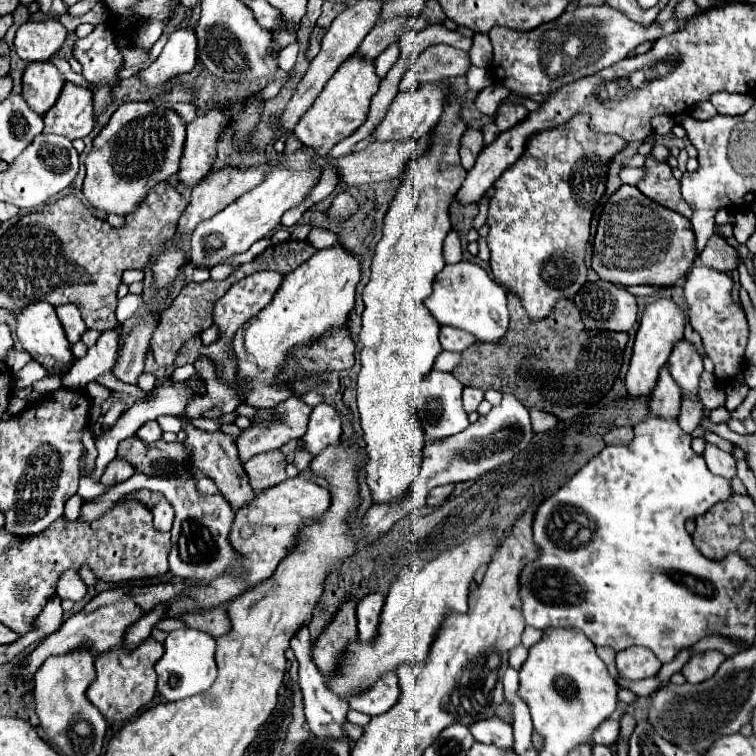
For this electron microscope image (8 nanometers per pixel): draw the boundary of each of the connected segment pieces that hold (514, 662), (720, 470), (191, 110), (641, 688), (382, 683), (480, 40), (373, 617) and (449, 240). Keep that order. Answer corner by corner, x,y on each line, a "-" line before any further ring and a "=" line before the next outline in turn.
518,645
518,647
514,647
512,651
510,651
510,665
514,667
514,669
520,669
522,667
522,663
526,661
526,657
528,657
528,649
524,647
524,645
=
706,445
706,451
704,451
704,459
706,459
706,465
708,469
714,473
714,475
720,475
724,477
726,481
732,481
732,477
736,475
736,461
730,453
718,449
716,445
=
176,103
171,106
177,114
186,122
189,123
196,118
196,108
190,103
=
648,677
648,679
642,679
642,681
628,681
628,679
620,679
618,681
620,685
624,685
624,687
628,687
630,691
634,691
636,695
652,695
660,685
662,685
662,681
658,679
658,677
=
386,673
380,681
376,681
366,693
350,699
350,709
356,709
366,715
382,715
392,709
400,697
398,677
396,673
=
476,33
476,35
474,35
474,45
472,45
472,49
470,49
470,59
472,59
472,65
478,65
478,67
488,67
492,57
493,47
490,45
488,35
484,35
484,33
=
370,593
358,601
356,619
358,619
358,637
362,641
374,639
382,605
384,605
384,595
380,595
380,593
=
452,229
448,237
444,239
444,259
446,263
458,263
462,259
462,247
460,247
460,233

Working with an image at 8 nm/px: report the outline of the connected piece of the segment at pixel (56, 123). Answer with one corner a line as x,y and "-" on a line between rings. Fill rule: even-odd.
66,83
54,109
44,115
44,133
82,139
94,127
94,101
92,91

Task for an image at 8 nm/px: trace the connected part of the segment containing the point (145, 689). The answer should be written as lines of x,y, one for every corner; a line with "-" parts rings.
144,639
136,651
120,653
120,649
106,651
96,657
96,679
86,691
86,699
104,715
108,723
124,723
132,719
144,705
156,695
156,671
154,665
162,657
162,643

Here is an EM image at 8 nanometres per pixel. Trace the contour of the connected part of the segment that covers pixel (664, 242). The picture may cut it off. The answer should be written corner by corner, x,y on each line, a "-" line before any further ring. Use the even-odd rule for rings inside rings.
622,185
608,199
594,237
592,271
614,285
676,285
688,275
696,247
686,217
650,201
632,185

